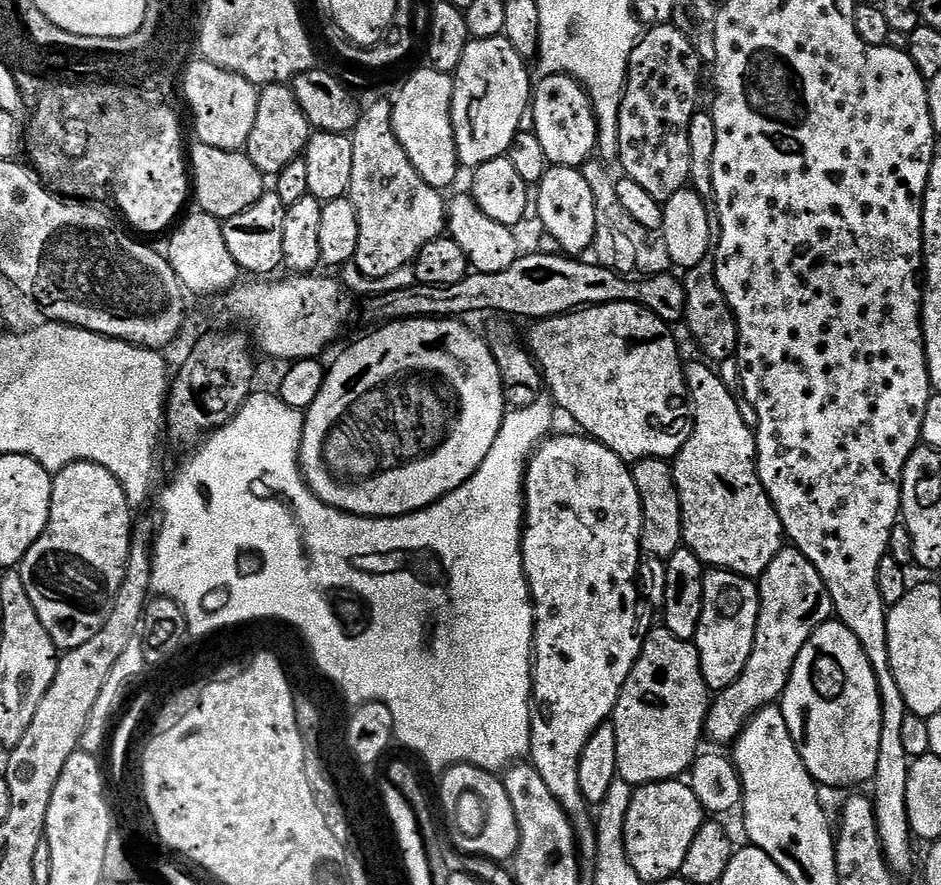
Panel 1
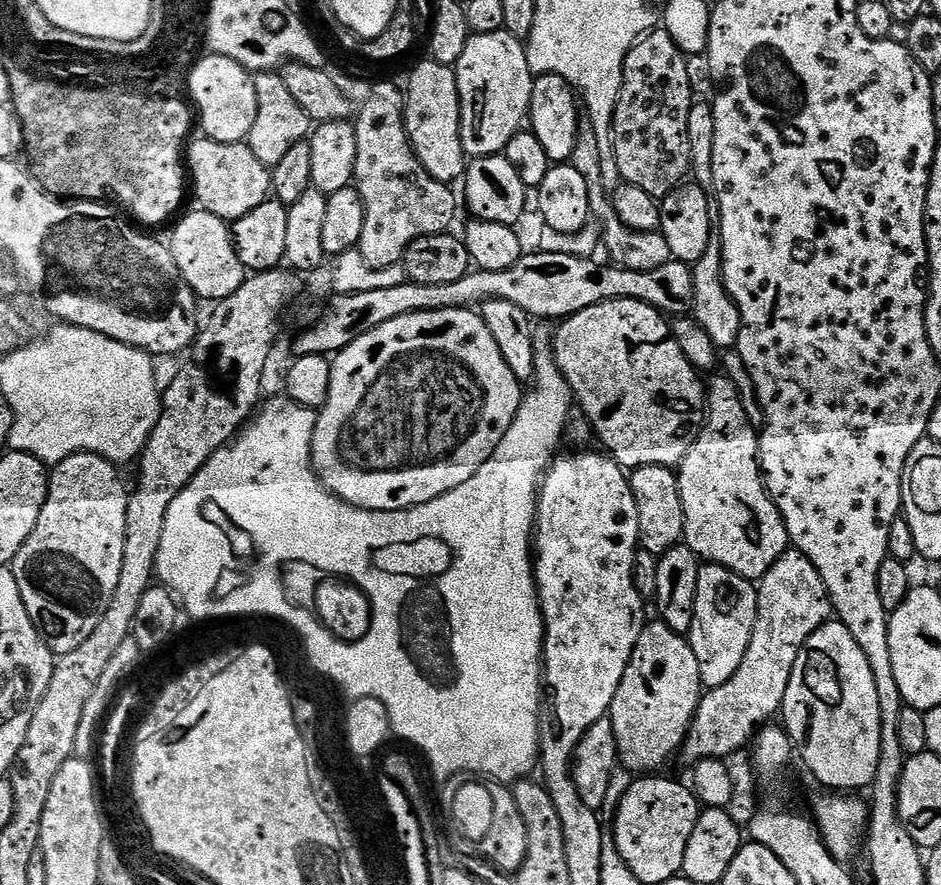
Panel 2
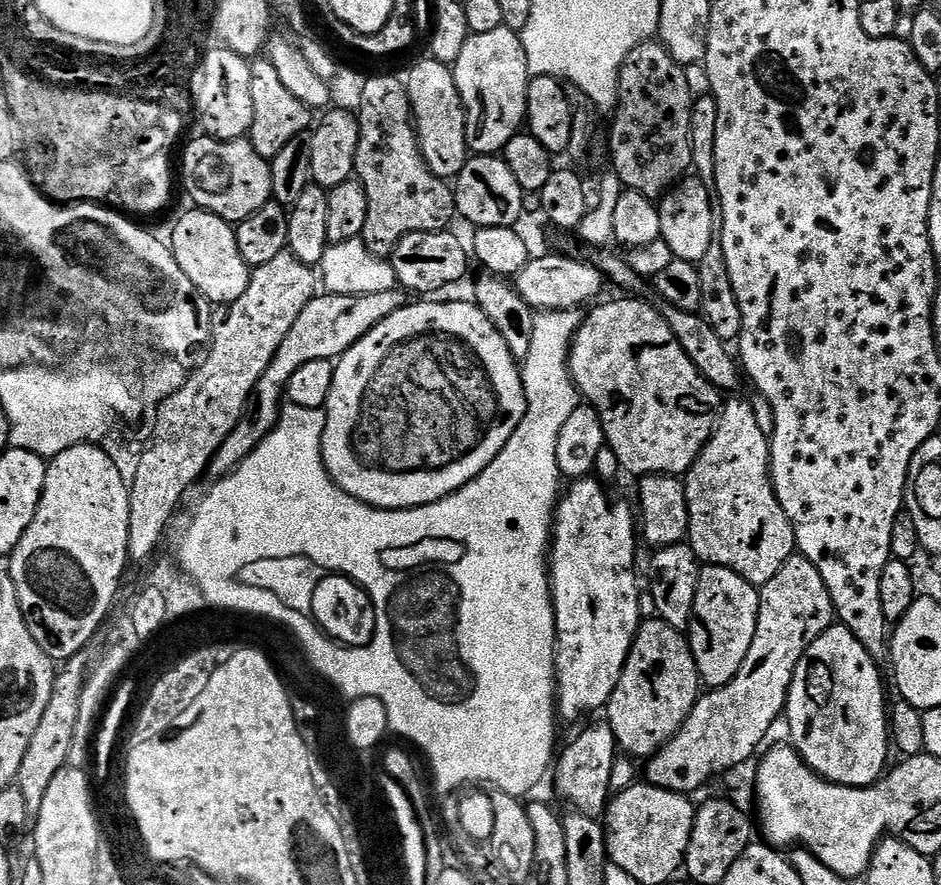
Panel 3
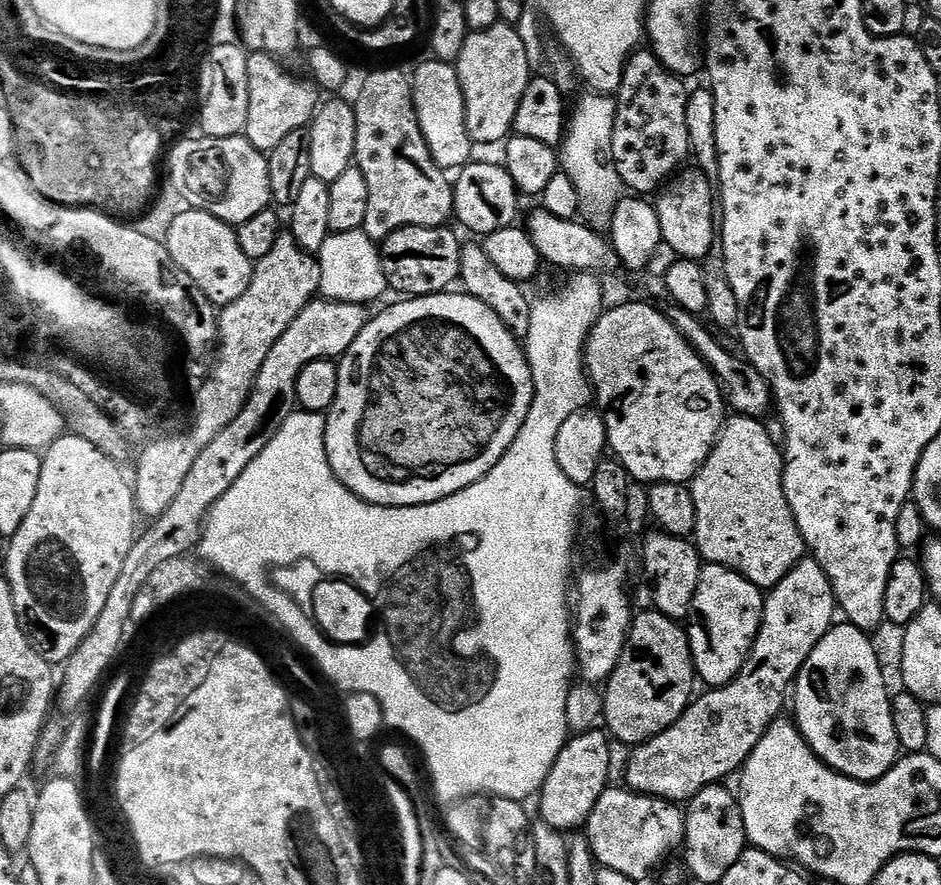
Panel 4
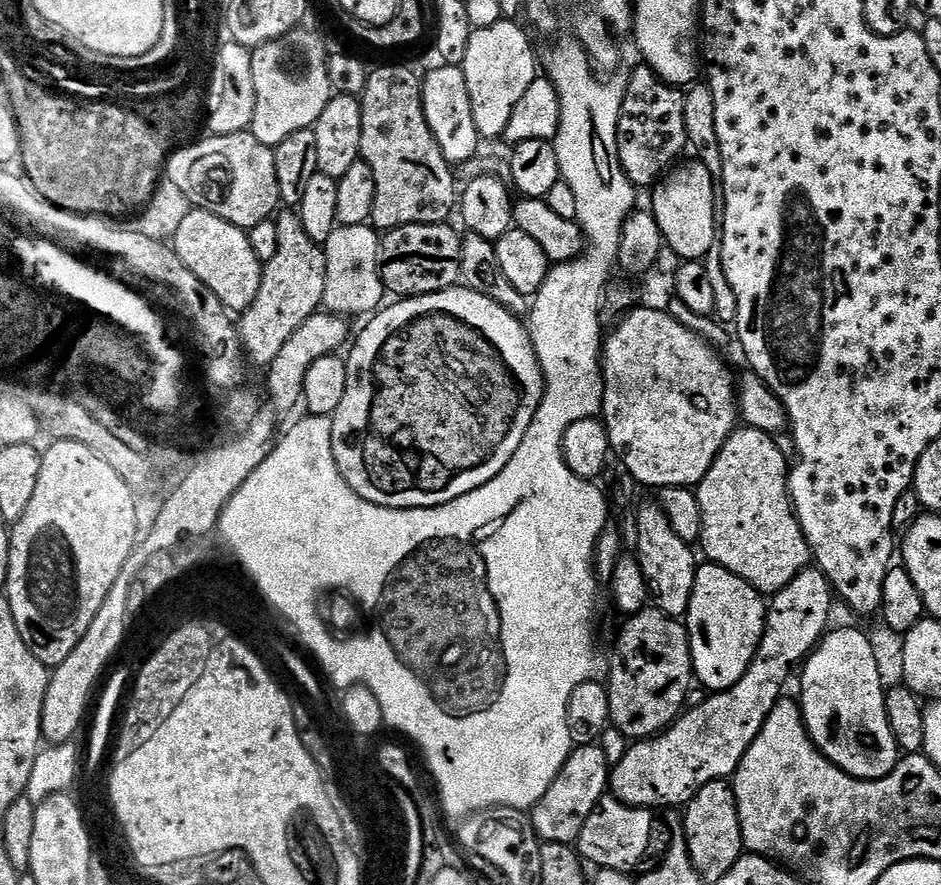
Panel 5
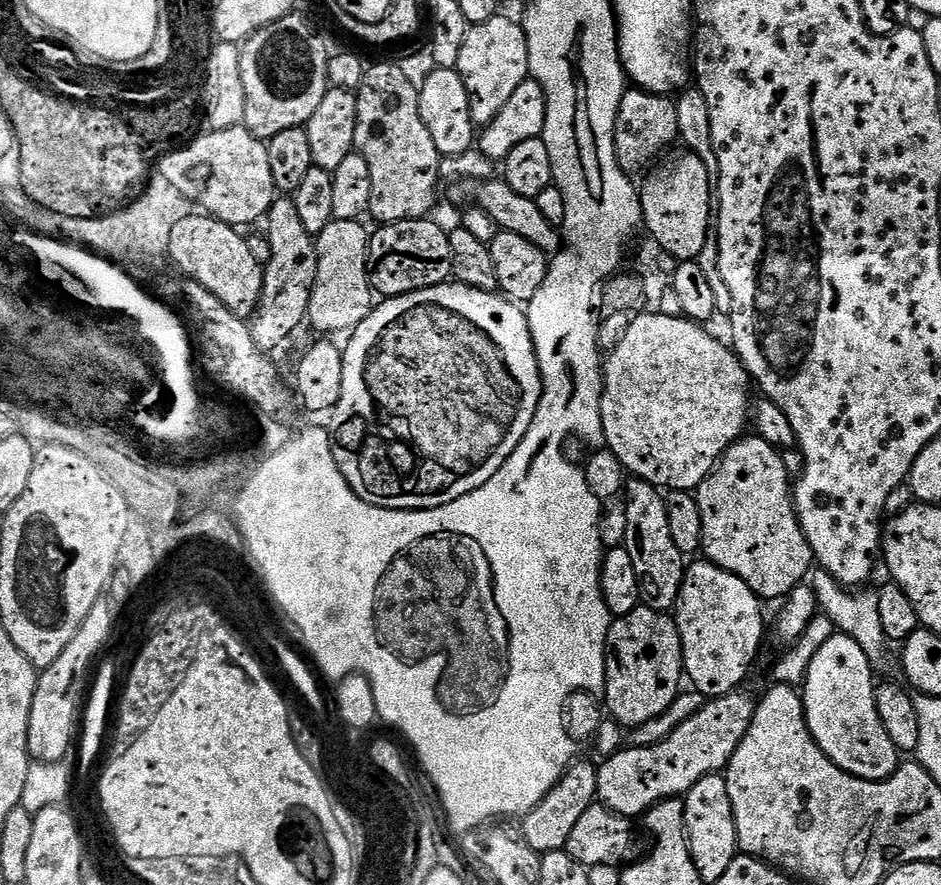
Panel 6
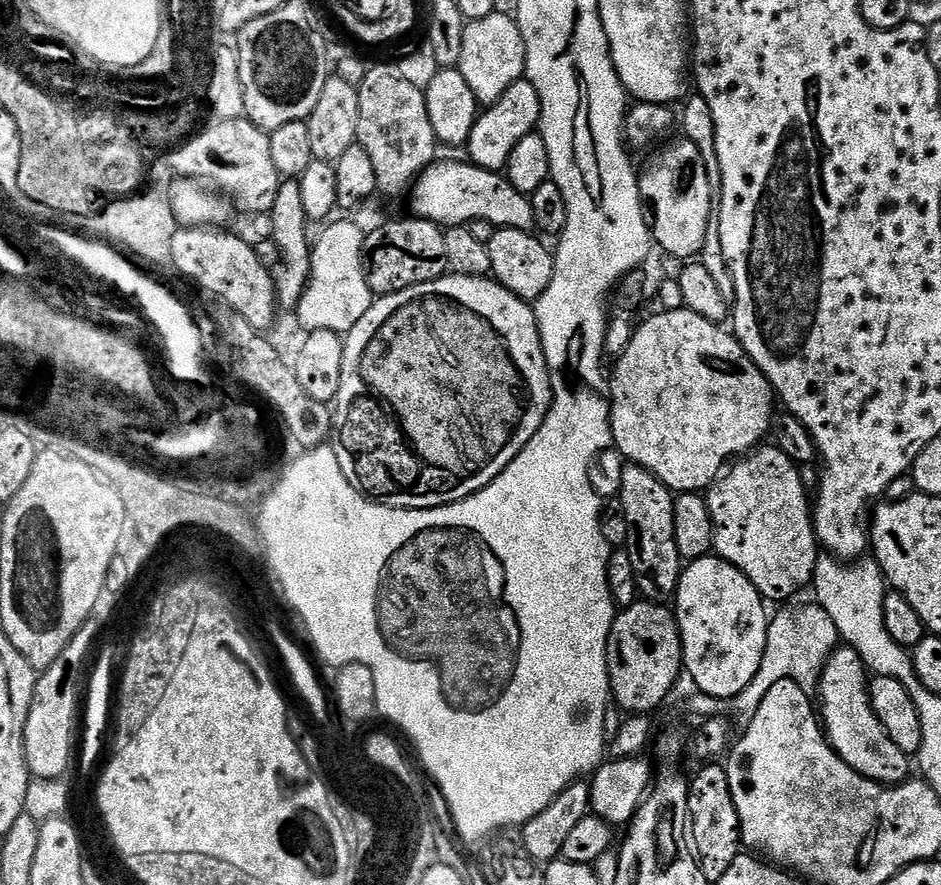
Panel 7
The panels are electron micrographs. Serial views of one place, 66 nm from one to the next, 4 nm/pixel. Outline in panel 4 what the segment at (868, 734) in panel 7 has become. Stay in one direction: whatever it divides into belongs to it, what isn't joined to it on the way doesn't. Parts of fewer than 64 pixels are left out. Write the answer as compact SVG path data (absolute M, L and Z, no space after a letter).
M840 622L827 632L822 642L818 642L818 646L814 646L810 658L806 658L796 676L794 723L814 750L814 754L829 768L841 772L843 776L849 776L852 780L875 782L896 765L902 749L898 734L894 734L892 696L888 692L887 682L884 681L884 672L880 669L876 648L868 640L871 640L869 633L855 628L853 624Z

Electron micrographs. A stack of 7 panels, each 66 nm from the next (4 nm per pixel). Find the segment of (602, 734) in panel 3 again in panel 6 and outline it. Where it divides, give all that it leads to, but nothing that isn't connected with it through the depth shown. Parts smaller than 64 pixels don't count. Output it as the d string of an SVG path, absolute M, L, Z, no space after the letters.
M577 759L572 767L564 773L564 777L552 787L551 792L541 804L534 806L522 820L522 831L526 842L535 852L563 852L566 842L570 842L570 834L578 823L578 818L586 814L592 804L597 803L598 774L597 765L588 760Z

